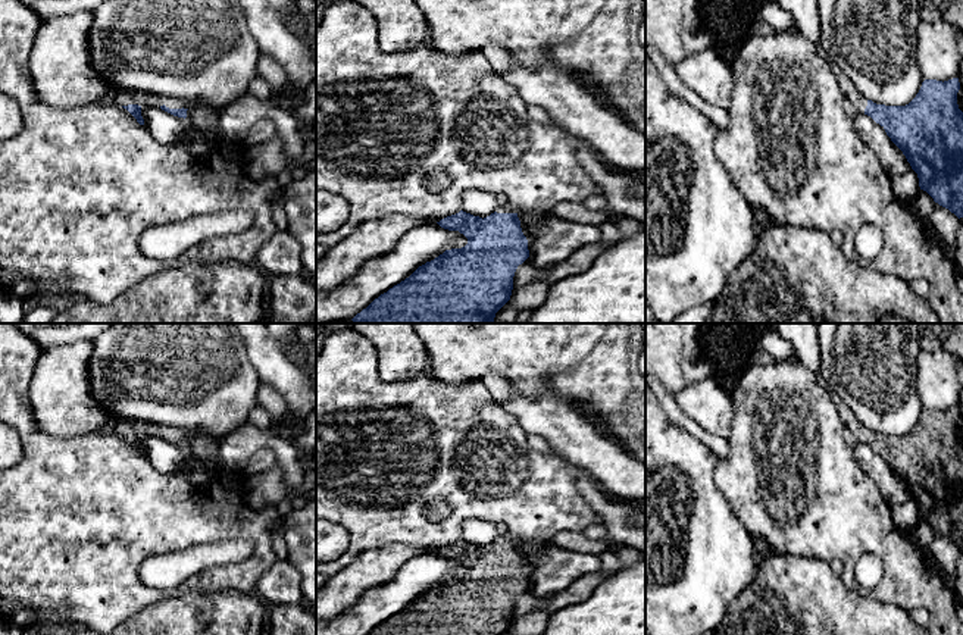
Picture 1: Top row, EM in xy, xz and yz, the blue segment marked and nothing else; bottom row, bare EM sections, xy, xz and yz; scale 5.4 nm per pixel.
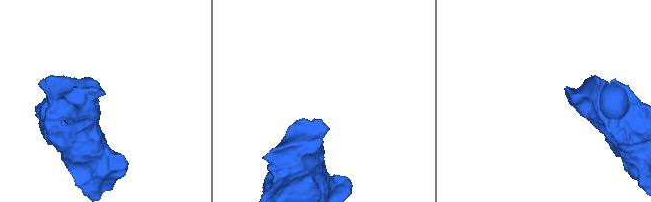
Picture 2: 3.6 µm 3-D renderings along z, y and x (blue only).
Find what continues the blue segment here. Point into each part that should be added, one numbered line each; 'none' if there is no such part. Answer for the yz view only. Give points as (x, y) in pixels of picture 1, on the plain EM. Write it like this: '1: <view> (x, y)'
1: yz (857, 431)

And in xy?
1: xy (122, 427)

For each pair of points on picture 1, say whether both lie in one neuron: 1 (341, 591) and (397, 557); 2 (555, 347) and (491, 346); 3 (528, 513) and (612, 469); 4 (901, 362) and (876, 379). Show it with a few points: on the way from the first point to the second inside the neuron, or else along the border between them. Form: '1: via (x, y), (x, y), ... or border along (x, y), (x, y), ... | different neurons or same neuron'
1: via (355, 579), (384, 562) | same neuron
2: via (538, 346), (507, 346) | same neuron
3: border along (559, 456), (590, 475) | different neurons
4: via (896, 362), (882, 374) | same neuron

